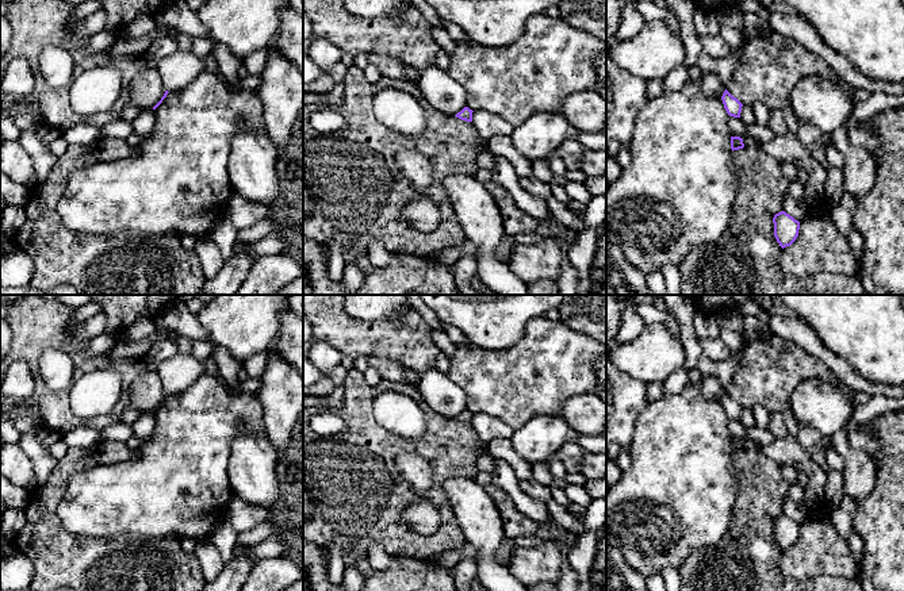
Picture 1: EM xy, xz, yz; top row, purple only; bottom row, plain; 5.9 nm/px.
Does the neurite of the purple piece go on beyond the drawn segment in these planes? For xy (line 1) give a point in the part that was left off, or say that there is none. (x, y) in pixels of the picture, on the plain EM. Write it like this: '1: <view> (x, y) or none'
1: none

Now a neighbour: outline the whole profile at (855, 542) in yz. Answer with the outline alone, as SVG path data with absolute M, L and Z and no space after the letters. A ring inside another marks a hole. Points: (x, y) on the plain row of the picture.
M853 530L847 544L850 546L853 557L859 564L861 560L862 560L862 556L863 556L863 541L862 541L862 538L858 536L858 533L855 530Z

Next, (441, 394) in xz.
M430 369L425 372L417 389L433 411L449 419L455 419L467 410L466 392L441 371Z

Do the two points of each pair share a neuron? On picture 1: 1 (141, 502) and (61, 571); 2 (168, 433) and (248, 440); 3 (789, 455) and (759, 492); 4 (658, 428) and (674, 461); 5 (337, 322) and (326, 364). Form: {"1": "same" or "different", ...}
{"1": "different", "2": "different", "3": "different", "4": "same", "5": "different"}

